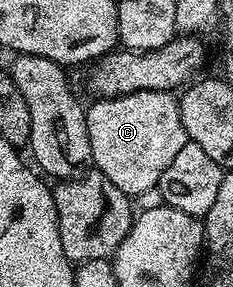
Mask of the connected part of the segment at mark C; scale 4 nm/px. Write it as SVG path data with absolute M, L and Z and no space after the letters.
M142 90L132 94L123 94L119 98L99 98L92 106L86 107L89 148L94 169L104 174L121 192L136 196L146 189L158 187L161 176L169 164L173 164L177 152L185 148L188 136L185 124L181 122L179 99L174 93L166 90Z

